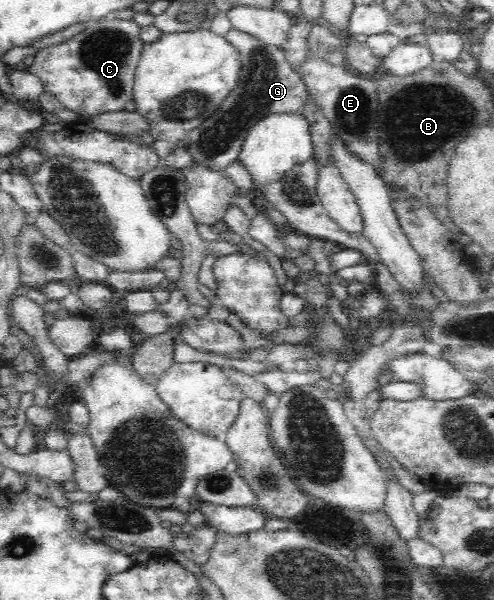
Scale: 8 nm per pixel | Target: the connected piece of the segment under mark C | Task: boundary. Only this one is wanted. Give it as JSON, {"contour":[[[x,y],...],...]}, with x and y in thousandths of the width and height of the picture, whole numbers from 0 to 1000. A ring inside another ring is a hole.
{"contour":[[[229,27],[204,33],[178,33],[172,42],[170,52],[119,75],[85,80],[55,118],[81,132],[87,152],[109,158],[134,182],[142,182],[150,188],[186,193],[247,185],[251,175],[267,165],[275,113],[289,92],[294,75],[283,67],[285,43],[275,40],[269,32],[245,33]]]}

